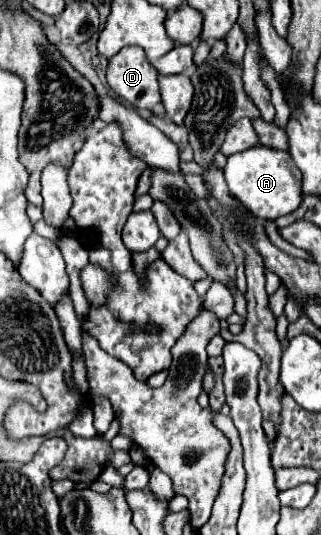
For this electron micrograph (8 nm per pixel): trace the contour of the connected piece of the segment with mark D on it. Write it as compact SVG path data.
M137 46L119 50L107 68L107 82L111 90L133 104L135 108L153 110L161 102L157 70L145 58L145 52Z

